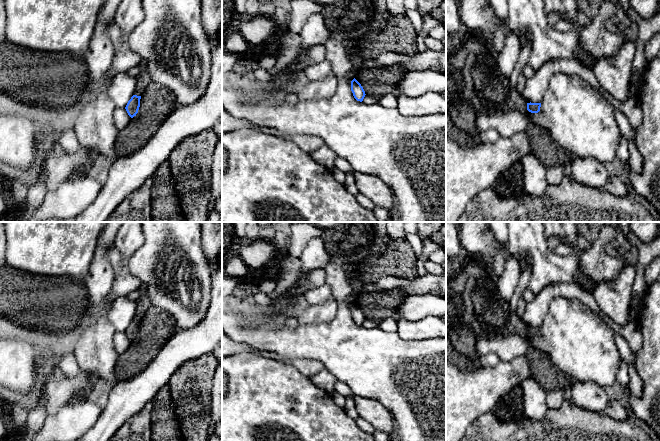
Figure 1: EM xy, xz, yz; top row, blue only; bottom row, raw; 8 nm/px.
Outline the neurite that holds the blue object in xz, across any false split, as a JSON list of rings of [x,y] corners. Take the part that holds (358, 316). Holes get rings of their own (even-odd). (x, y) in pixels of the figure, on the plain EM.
[[[354,302],[351,305],[351,315],[353,317],[354,322],[357,325],[362,326],[364,321],[365,321],[365,315],[363,313],[363,311],[361,310],[361,308]]]

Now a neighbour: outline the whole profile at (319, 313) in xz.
[[[334,298],[322,304],[310,305],[299,317],[298,324],[321,324],[331,322],[337,315],[338,303]]]

